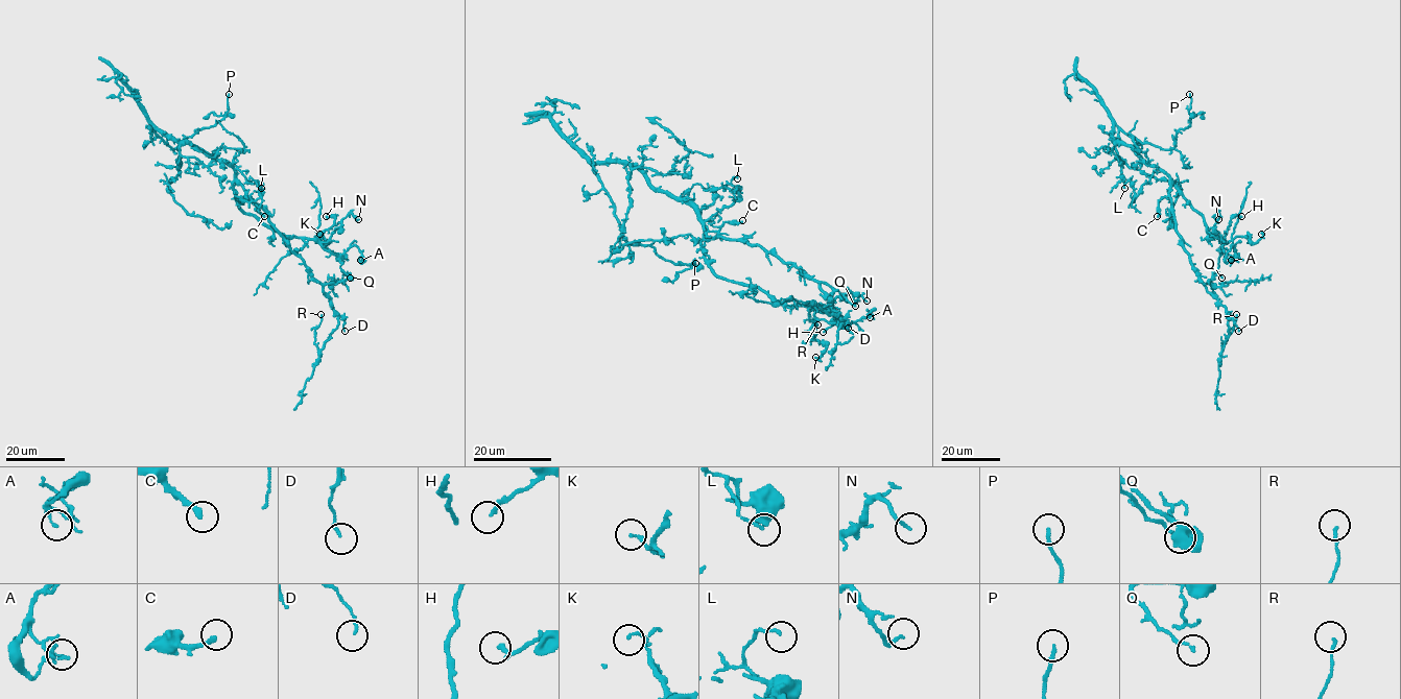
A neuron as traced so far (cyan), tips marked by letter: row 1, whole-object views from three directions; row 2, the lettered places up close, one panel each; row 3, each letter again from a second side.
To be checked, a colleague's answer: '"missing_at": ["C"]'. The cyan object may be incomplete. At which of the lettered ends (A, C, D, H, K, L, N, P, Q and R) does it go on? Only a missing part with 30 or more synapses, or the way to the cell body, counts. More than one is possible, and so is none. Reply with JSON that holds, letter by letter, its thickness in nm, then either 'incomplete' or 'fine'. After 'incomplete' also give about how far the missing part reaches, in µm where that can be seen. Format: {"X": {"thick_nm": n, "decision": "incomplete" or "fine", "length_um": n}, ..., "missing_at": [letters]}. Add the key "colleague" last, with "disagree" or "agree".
{"A": {"thick_nm": 100, "decision": "fine"}, "C": {"thick_nm": 240, "decision": "incomplete", "length_um": 15}, "D": {"thick_nm": 130, "decision": "fine"}, "H": {"thick_nm": 190, "decision": "fine"}, "K": {"thick_nm": 160, "decision": "fine"}, "L": {"thick_nm": 110, "decision": "fine"}, "N": {"thick_nm": 150, "decision": "fine"}, "P": {"thick_nm": 170, "decision": "fine"}, "Q": {"thick_nm": 120, "decision": "fine"}, "R": {"thick_nm": 120, "decision": "fine"}, "missing_at": ["C"], "colleague": "agree"}

